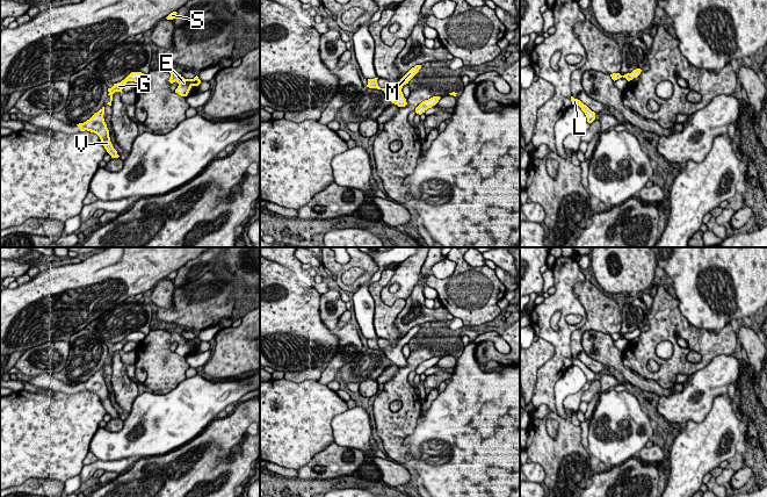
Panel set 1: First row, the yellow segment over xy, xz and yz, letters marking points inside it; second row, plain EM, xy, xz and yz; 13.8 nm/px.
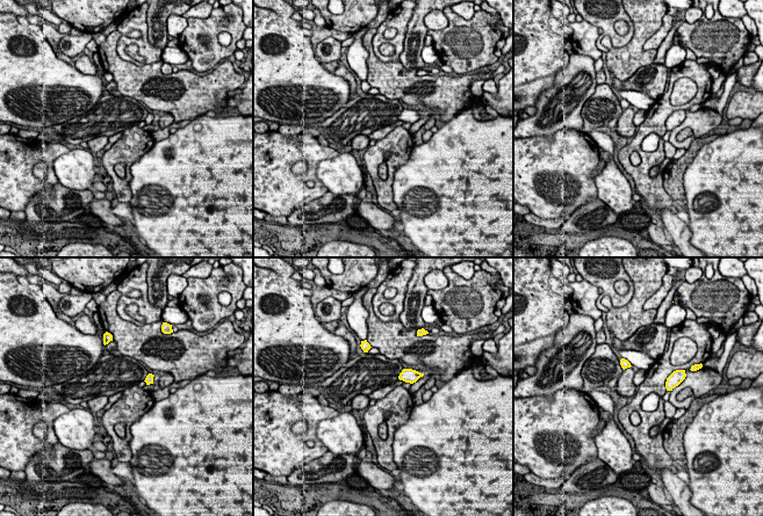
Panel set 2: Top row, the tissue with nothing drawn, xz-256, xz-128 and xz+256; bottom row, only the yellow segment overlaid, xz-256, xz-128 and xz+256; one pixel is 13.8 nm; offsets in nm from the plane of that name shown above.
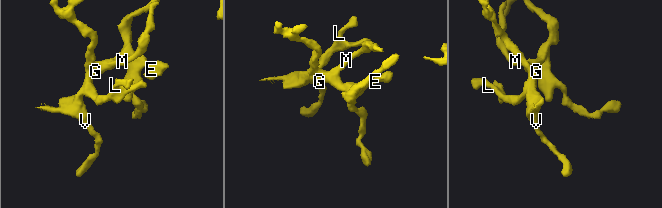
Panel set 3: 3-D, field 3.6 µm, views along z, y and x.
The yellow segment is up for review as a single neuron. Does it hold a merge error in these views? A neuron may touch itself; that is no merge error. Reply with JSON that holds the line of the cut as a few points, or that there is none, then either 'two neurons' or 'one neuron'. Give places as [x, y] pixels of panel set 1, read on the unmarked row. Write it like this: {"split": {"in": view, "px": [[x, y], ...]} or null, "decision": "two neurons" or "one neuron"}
{"split": null, "decision": "one neuron"}

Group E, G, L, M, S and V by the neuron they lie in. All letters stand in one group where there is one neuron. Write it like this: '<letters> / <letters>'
E G L M S V

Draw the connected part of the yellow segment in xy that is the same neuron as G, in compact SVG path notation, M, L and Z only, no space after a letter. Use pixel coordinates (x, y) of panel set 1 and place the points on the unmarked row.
M131 332L124 340L122 340L121 343L114 344L114 346L111 348L108 348L108 352L109 352L108 355L110 356L110 361L107 365L111 366L113 354L115 352L122 353L123 346L128 341L135 341L135 343L139 344L144 338L145 338L145 334L142 332Z

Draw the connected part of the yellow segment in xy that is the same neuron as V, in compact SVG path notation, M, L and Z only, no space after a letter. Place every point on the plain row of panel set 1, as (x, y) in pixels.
M102 367L97 373L95 373L89 380L84 383L77 384L80 388L80 391L91 391L96 394L107 412L111 416L111 418L118 418L117 411L114 409L110 397L109 390L103 379L104 375L104 367Z

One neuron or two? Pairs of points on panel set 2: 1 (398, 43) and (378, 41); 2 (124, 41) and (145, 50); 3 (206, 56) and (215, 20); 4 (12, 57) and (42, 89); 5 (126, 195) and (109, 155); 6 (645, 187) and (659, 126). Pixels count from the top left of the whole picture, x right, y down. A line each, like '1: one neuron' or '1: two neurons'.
1: one neuron
2: one neuron
3: one neuron
4: one neuron
5: one neuron
6: one neuron

